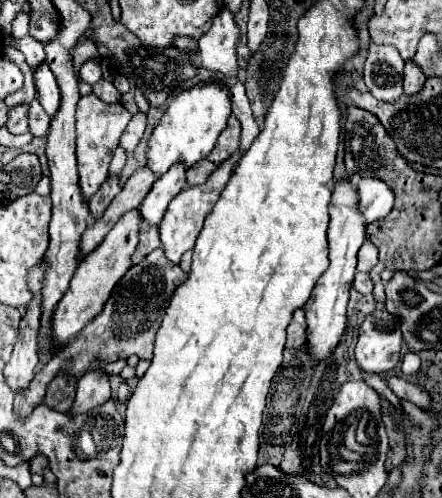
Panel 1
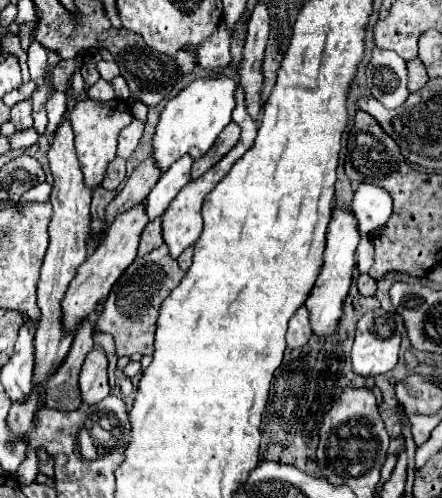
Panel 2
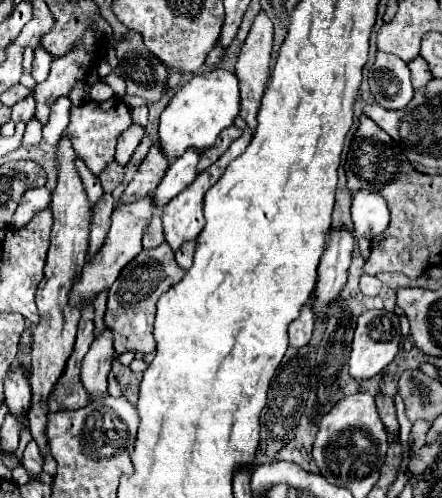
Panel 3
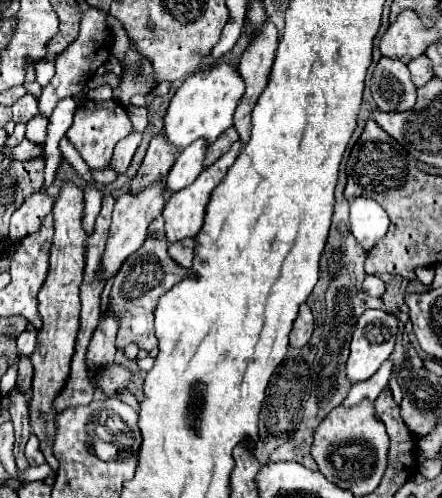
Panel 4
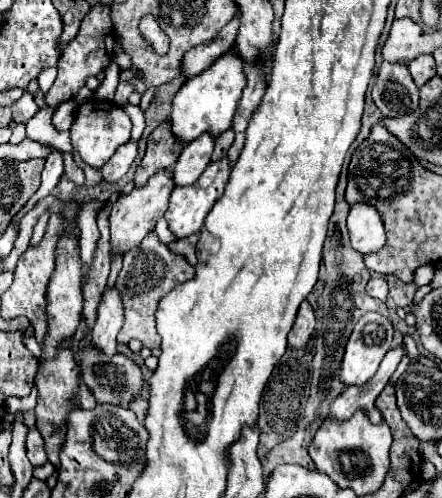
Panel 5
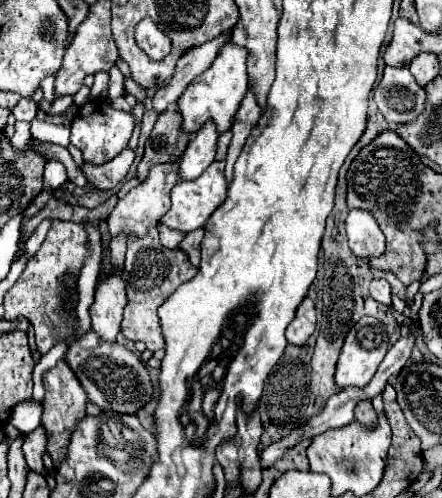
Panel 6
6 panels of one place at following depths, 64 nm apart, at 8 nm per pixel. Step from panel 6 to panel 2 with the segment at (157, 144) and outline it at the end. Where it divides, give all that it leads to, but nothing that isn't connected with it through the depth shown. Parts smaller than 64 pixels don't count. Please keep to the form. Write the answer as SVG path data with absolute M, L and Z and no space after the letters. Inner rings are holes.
M152 154L132 172L132 176L126 180L124 188L118 192L118 196L112 200L112 204L108 206L106 214L108 214L108 224L114 220L116 214L140 204L142 200L146 200L146 196L150 194L150 190L156 186L158 178L160 178L160 168L156 168L156 160L152 160Z

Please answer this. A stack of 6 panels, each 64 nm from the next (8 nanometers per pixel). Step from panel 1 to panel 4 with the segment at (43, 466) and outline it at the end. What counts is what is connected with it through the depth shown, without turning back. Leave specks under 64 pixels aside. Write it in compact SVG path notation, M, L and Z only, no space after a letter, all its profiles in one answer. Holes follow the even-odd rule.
M66 182L62 192L54 204L54 240L50 250L50 270L48 278L38 292L38 310L42 316L42 330L38 332L38 346L30 356L34 366L32 380L32 402L30 402L30 426L32 432L40 440L40 448L46 456L46 462L52 468L58 468L58 460L52 452L52 440L56 434L56 410L52 408L52 398L58 396L64 380L68 380L68 364L72 364L74 342L80 326L80 284L84 274L84 242L86 234L82 230L82 208L84 208L84 192L80 186Z

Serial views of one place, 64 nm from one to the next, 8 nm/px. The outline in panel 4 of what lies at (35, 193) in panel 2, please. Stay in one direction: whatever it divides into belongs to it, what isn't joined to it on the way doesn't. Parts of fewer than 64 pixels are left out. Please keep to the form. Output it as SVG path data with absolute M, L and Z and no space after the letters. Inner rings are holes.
M46 192L32 194L20 210L12 214L10 220L10 236L12 238L24 238L24 234L36 234L44 222L44 218L52 212L54 200Z

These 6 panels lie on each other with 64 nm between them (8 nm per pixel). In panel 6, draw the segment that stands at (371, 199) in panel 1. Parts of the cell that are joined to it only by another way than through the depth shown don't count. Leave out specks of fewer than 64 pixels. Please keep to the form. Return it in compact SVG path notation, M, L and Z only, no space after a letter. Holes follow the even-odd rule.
M350 210L346 218L346 234L350 250L364 260L380 258L386 252L384 234L370 212Z

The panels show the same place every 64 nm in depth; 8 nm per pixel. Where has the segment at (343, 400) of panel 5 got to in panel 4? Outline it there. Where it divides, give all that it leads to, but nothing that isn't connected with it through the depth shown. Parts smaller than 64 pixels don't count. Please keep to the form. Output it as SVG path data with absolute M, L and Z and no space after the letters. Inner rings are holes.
M388 358L380 370L376 372L376 376L372 376L372 380L364 380L360 384L352 384L348 396L344 398L344 408L352 408L352 404L360 404L360 400L369 400L374 402L378 398L378 394L388 386L388 378L394 370L394 362Z

